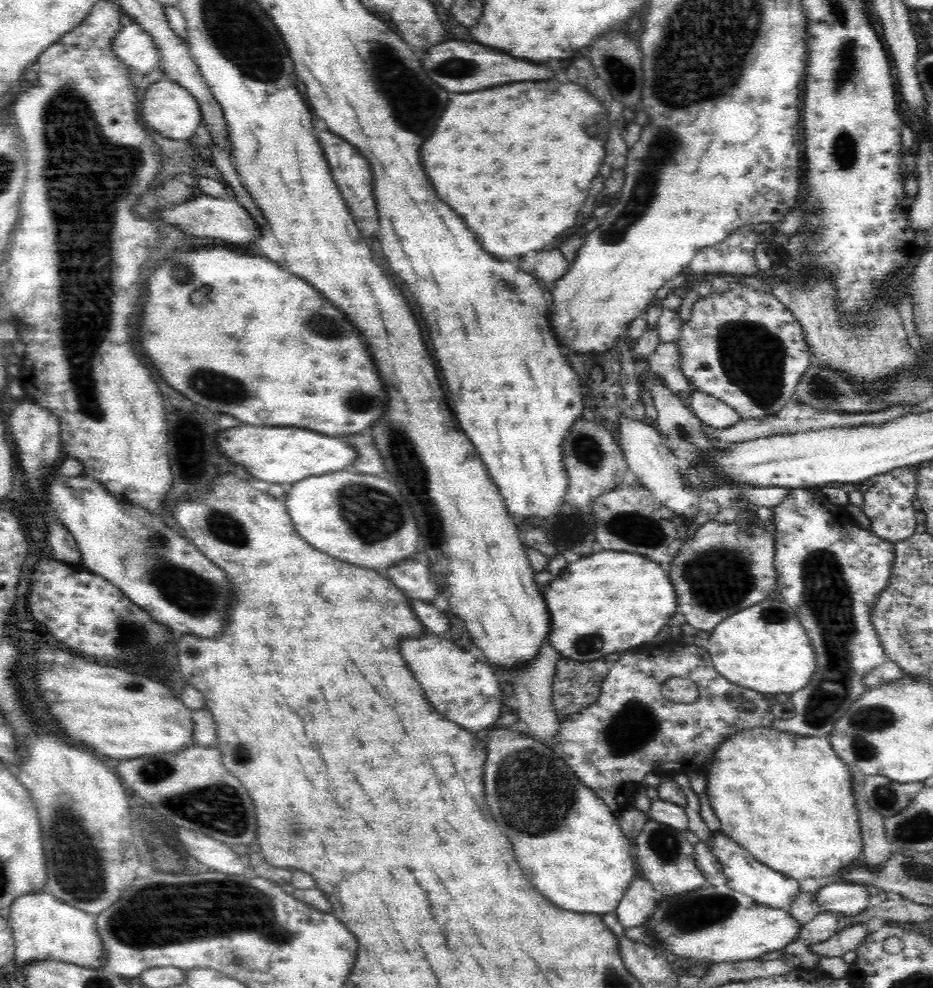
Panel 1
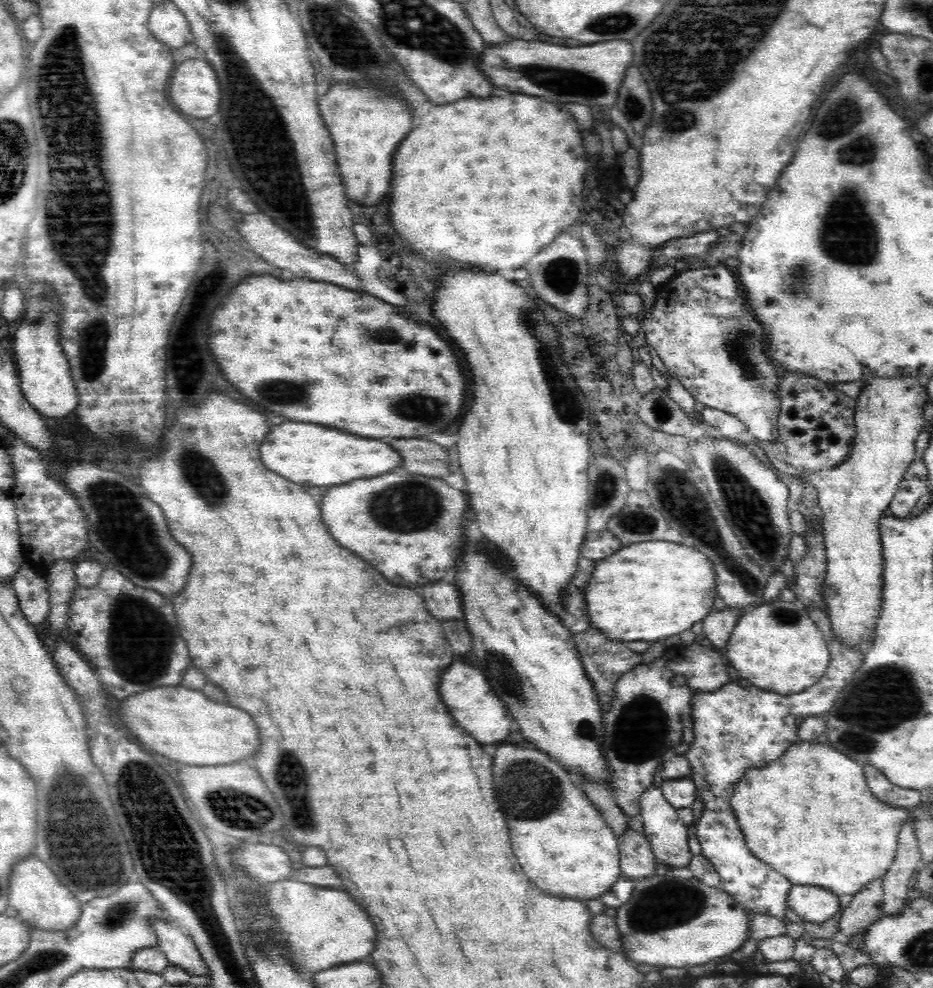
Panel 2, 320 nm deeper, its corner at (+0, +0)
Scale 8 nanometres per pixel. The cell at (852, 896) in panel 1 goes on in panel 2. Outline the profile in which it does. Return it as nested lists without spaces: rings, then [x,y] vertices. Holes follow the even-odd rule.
[[[792,885],[788,908],[803,920],[821,923],[840,912],[840,898],[834,891],[814,885]]]

